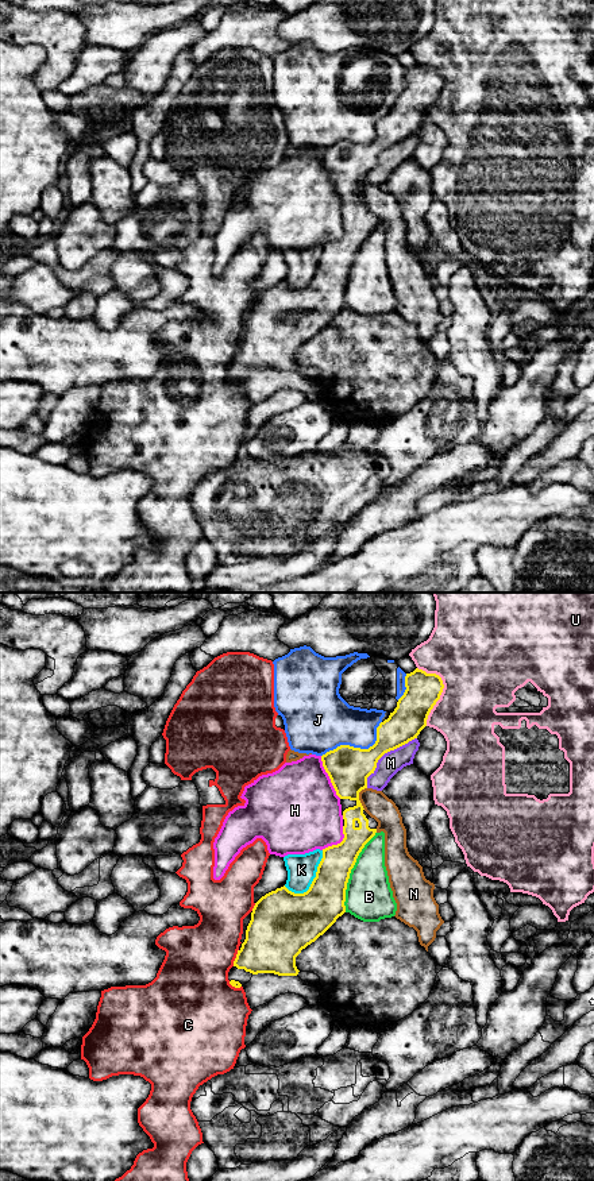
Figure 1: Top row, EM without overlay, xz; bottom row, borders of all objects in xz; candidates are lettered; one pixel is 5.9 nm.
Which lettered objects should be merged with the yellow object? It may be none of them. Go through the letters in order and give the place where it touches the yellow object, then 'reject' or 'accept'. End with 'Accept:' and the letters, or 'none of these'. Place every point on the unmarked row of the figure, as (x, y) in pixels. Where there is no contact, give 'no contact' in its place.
B: meets yellow in xz at (350, 267); reject
C: meets yellow in xz at (236, 352); reject
H: meets yellow in xz at (330, 173); reject
J: meets yellow in xz at (358, 143); reject
K: meets yellow in xz at (313, 274); reject
M: meets yellow in xz at (384, 149); reject
N: meets yellow in xz at (358, 193); reject
U: meets yellow in xz at (442, 85); reject
Accept: none of these

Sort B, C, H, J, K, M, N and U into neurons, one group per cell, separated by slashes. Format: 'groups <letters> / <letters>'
groups B / C / H / J / K / M / N / U

